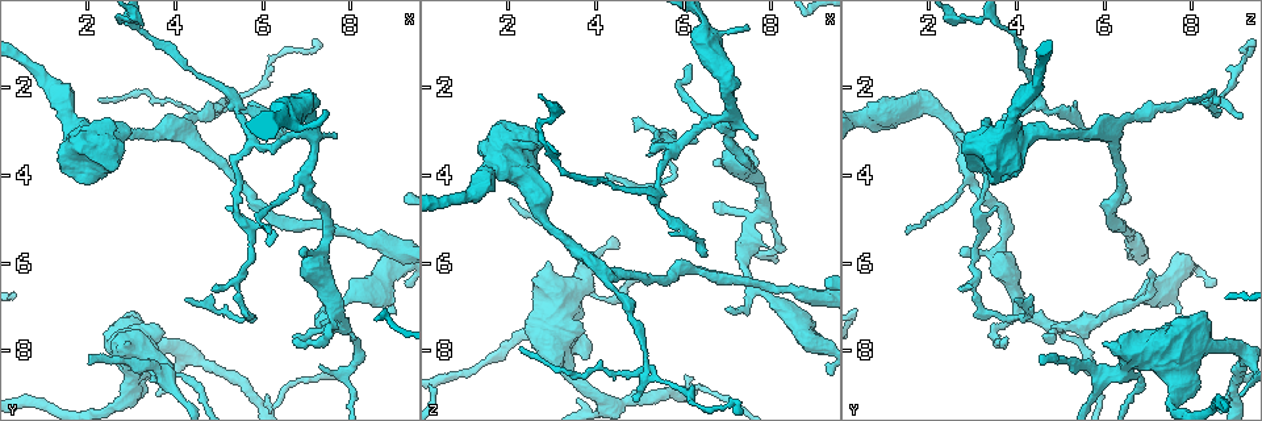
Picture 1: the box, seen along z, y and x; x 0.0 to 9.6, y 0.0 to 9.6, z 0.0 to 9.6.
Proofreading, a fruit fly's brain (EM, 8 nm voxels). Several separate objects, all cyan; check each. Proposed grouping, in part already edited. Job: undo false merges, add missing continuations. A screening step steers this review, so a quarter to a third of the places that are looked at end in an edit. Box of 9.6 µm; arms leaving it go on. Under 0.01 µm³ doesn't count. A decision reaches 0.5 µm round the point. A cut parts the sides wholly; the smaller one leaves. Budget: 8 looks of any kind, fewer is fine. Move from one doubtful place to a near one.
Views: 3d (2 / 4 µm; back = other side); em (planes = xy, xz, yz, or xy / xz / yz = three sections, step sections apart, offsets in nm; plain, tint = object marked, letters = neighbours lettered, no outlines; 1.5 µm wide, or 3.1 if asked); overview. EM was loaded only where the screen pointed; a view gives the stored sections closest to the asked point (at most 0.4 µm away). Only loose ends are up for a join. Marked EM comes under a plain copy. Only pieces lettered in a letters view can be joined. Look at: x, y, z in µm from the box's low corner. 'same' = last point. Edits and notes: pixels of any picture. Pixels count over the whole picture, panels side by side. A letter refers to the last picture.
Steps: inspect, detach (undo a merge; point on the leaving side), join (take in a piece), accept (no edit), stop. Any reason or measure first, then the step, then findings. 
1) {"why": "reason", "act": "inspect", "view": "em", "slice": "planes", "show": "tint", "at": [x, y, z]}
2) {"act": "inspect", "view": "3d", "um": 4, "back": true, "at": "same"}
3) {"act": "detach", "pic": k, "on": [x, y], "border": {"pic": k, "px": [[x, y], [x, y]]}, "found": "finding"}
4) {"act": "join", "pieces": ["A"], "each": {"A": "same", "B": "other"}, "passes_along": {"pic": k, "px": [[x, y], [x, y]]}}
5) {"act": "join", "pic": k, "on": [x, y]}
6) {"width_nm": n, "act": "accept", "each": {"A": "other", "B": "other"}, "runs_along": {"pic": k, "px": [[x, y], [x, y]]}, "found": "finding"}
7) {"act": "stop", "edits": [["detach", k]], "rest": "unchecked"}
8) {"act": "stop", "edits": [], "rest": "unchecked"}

{"why": "abrupt turn", "act": "inspect", "view": "3d", "um": 4, "at": [5.15, 2.35, 8.45]}

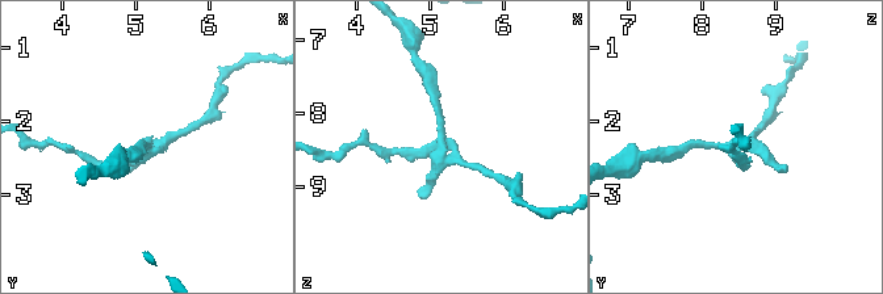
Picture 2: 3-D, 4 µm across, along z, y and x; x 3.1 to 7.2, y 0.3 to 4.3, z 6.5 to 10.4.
{"act": "inspect", "view": "em", "slice": "xy", "step": 4, "show": "tint", "at": [5.20, 2.35, 8.35]}

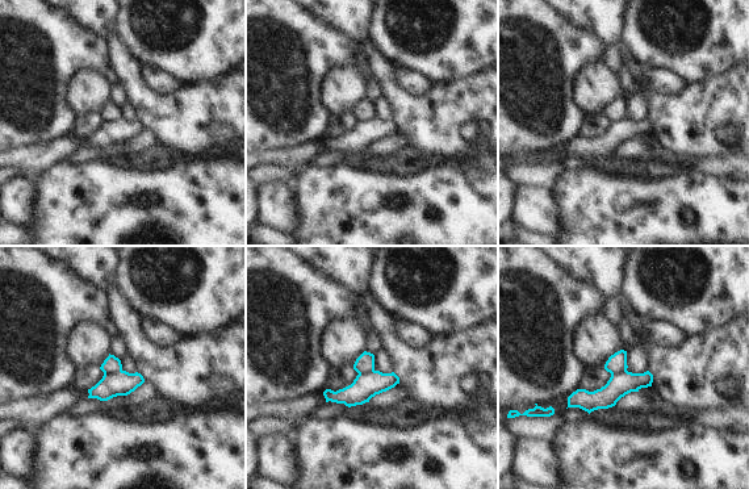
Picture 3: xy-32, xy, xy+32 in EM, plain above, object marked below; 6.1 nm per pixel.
{"why": "cut it another way", "act": "inspect", "view": "em", "slice": "planes", "show": "letters", "at": "same"}

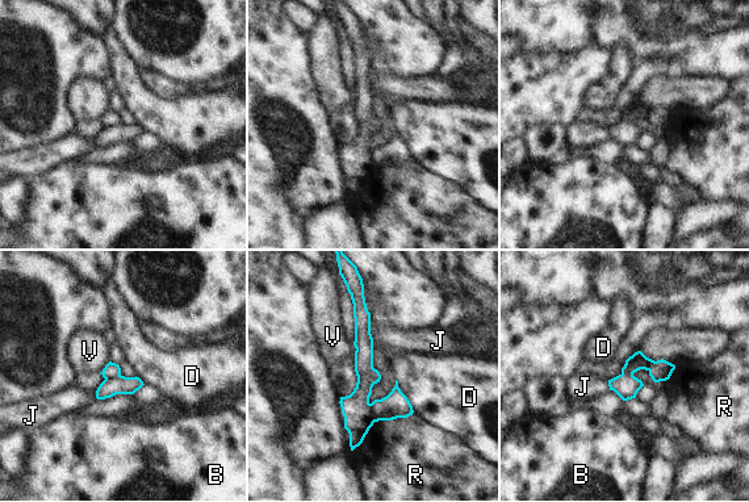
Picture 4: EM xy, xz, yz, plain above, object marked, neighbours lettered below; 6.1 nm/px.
{"width_nm": 140, "act": "detach", "pic": 4, "on": [396, 405], "each": {"B": "other", "D": "other", "J": "other", "R": "other", "V": "other"}, "found": "a second neuron is stuck on"}

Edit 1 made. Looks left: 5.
{"act": "inspect", "view": "em", "slice": "xz", "step": 4, "show": "tint", "at": [7.75, 3.10, 3.15]}

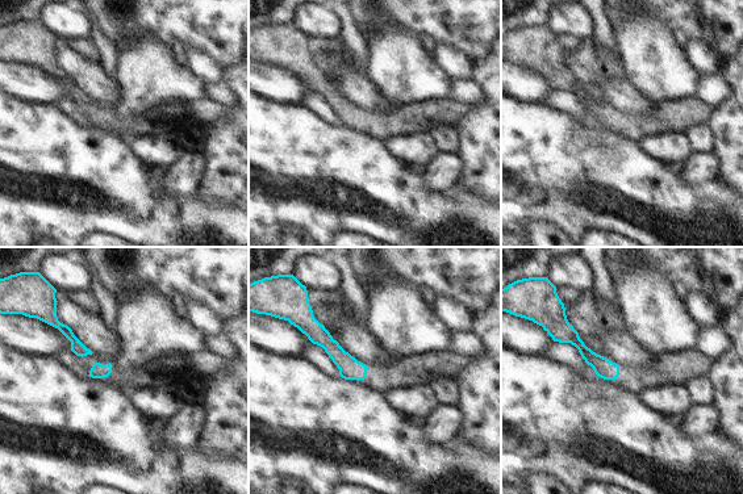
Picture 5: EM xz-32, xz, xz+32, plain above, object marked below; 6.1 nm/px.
{"why": "another direction", "act": "inspect", "view": "em", "slice": "planes", "show": "letters", "at": "same"}

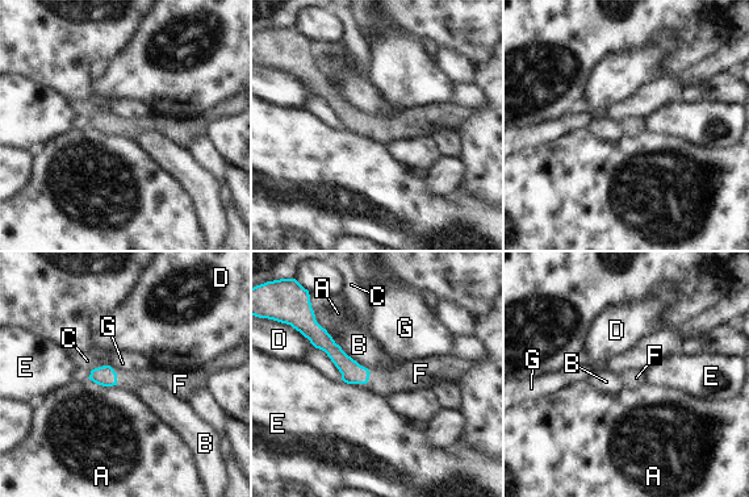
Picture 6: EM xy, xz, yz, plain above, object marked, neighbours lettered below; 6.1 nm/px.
{"act": "join", "pieces": ["F"], "each": {"A": "other", "B": "other", "C": "other", "D": "other", "E": "other", "F": "same", "G": "other"}, "passes_along": {"pic": 6, "px": [[352, 372], [368, 378], [409, 375]]}, "found": "the neuron continues"}

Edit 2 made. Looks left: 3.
{"act": "inspect", "view": "overview"}

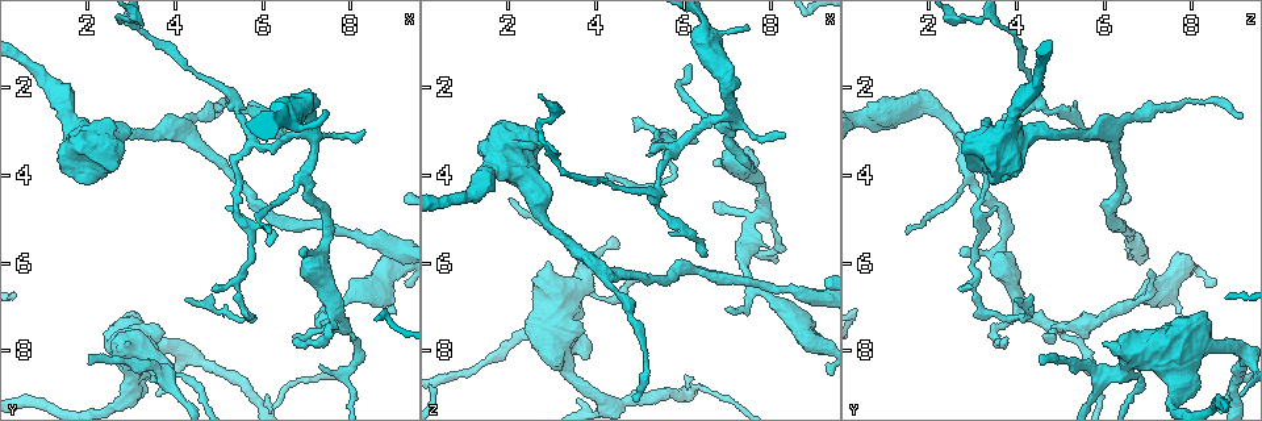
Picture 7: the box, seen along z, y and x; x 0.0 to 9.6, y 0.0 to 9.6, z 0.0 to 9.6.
{"why": "sudden change in width", "act": "inspect", "view": "em", "slice": "planes", "show": "letters", "at": [7.35, 5.80, 3.60]}

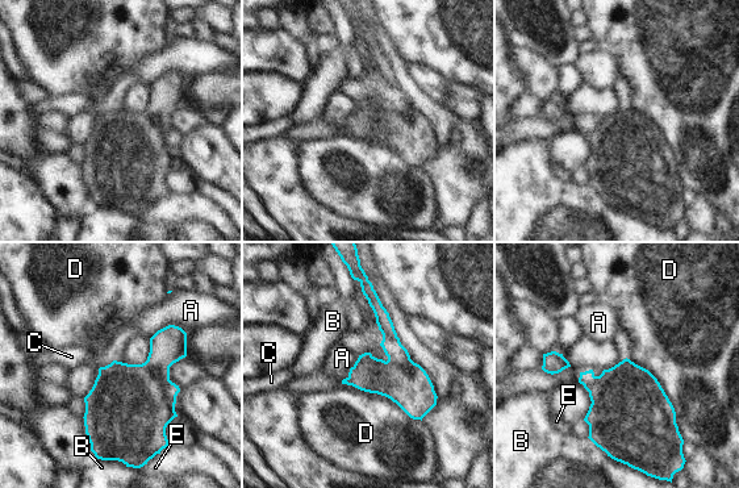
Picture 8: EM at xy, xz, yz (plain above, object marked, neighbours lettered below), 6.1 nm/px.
{"longest_contact_nm": ["D", 550], "act": "accept", "each": {"A": "other", "B": "other", "C": "other", "D": "other", "E": "other"}, "border": {"pic": 8, "px": [[187, 333], [166, 325], [150, 338]]}, "found": "one neuron here"}

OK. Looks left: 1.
{"act": "stop", "edits": [["detach", 4], ["join", 6]], "rest": "unchecked"}

